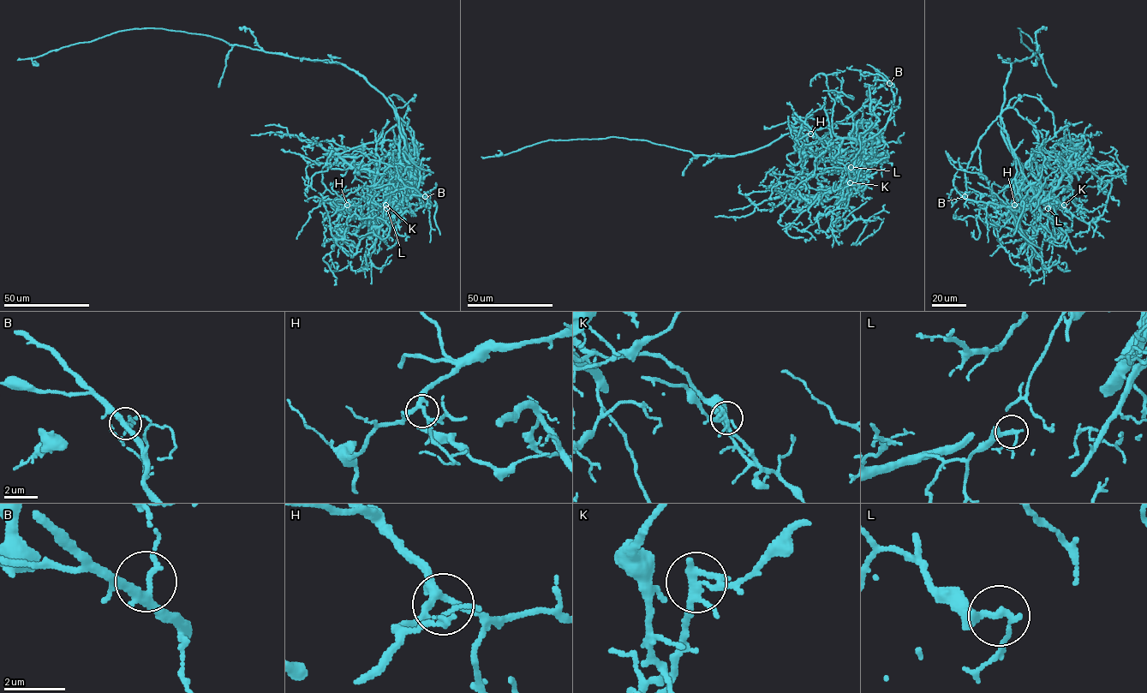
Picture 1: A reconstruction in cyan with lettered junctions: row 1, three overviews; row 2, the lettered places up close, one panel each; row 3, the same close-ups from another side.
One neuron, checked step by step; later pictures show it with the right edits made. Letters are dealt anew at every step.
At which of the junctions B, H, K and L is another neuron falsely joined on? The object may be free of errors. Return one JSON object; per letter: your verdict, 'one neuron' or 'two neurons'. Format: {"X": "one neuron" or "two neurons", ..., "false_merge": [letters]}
{"B": "one neuron", "H": "one neuron", "K": "two neurons", "L": "one neuron", "false_merge": ["K"]}

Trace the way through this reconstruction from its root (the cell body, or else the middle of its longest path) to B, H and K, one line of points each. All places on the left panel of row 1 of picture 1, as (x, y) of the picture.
B: (344, 64), (383, 95), (404, 134), (409, 183), (395, 211), (415, 211), (430, 201), (425, 196)
H: (344, 64), (393, 108), (404, 135), (409, 176), (395, 188), (359, 188), (343, 197), (347, 205)
K: (344, 64), (383, 95), (404, 135), (409, 187), (402, 203), (394, 196), (396, 200), (386, 205)

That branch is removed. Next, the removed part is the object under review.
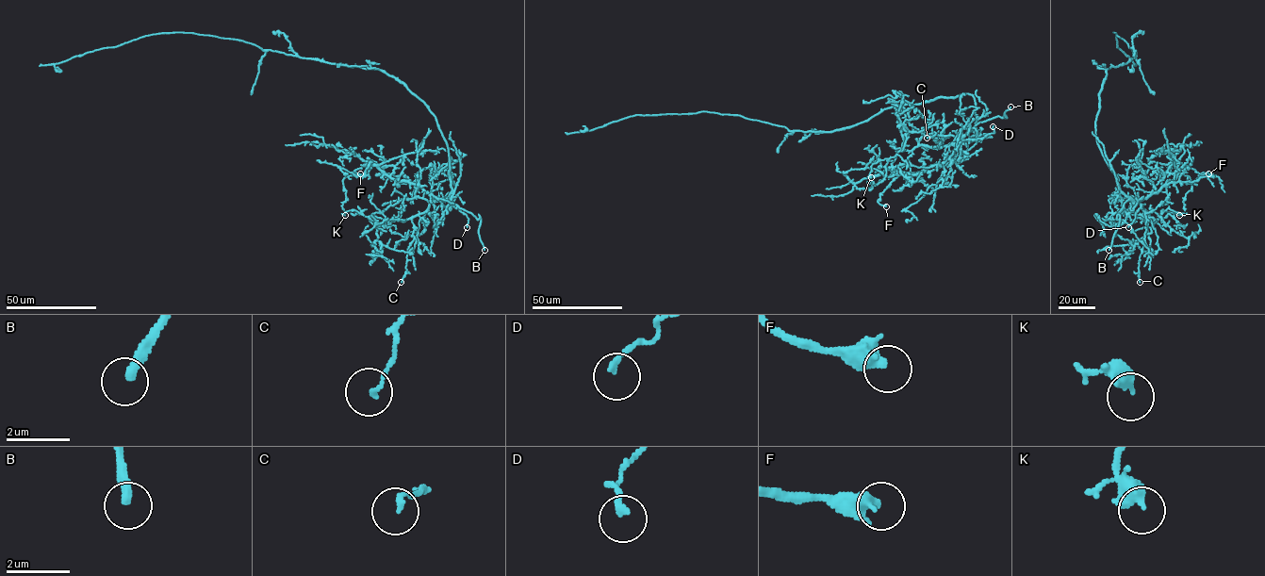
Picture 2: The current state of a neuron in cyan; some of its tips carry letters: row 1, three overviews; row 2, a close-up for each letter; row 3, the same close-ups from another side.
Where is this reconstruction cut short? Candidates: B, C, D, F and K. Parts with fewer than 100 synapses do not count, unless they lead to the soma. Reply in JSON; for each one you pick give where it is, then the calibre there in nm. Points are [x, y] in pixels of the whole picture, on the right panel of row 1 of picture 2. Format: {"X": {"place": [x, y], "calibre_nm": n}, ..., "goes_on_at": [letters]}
{"B": {"place": [1108, 250], "calibre_nm": 300}, "goes_on_at": ["B"]}

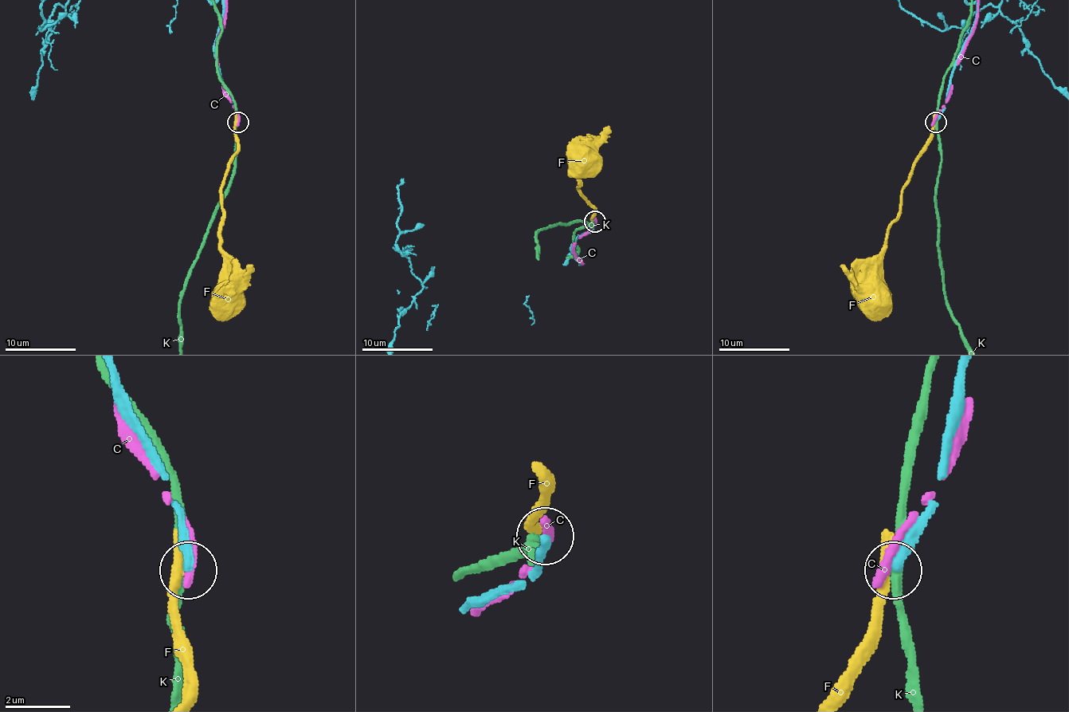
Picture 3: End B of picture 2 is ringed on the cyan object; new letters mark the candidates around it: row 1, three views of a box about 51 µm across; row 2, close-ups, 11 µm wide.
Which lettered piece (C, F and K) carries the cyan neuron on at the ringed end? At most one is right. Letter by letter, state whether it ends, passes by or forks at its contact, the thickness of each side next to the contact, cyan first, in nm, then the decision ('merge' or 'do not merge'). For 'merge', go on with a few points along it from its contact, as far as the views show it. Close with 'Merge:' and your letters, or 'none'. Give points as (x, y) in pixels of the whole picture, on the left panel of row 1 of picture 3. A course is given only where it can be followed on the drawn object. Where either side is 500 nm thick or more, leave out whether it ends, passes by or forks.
C: it passes by; calibres 400 and 280 nm; do not merge
F: it ends; calibres 320 and 440 nm; do not merge
K: it passes by; calibres 400 and 280 nm; do not merge
Merge: none

